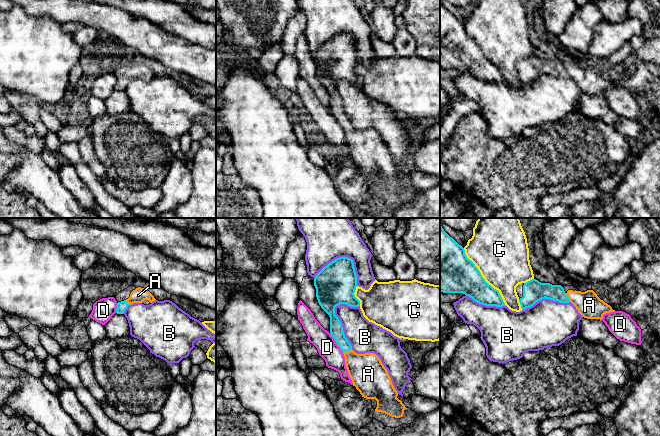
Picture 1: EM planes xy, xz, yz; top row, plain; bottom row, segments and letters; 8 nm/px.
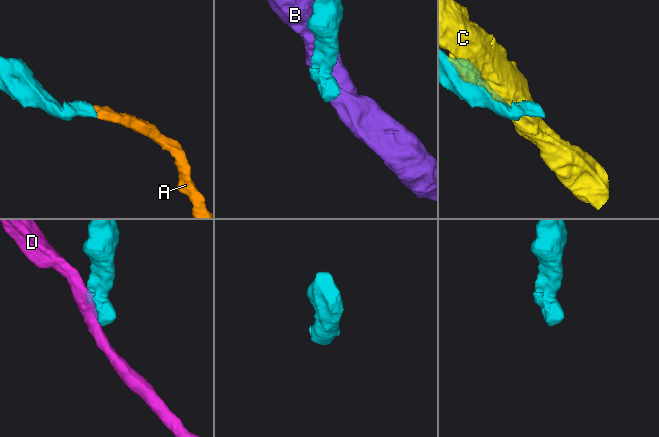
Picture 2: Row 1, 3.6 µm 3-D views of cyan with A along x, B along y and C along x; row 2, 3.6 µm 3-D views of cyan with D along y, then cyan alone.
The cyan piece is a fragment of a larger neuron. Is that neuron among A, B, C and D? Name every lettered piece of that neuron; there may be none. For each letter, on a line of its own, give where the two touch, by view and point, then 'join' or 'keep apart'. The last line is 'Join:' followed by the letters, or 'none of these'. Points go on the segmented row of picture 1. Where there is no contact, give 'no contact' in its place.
A: xz (347, 350) | join
B: xz (341, 326) | keep apart
C: yz (483, 278) | keep apart
D: xz (336, 342) | keep apart
Join: A

